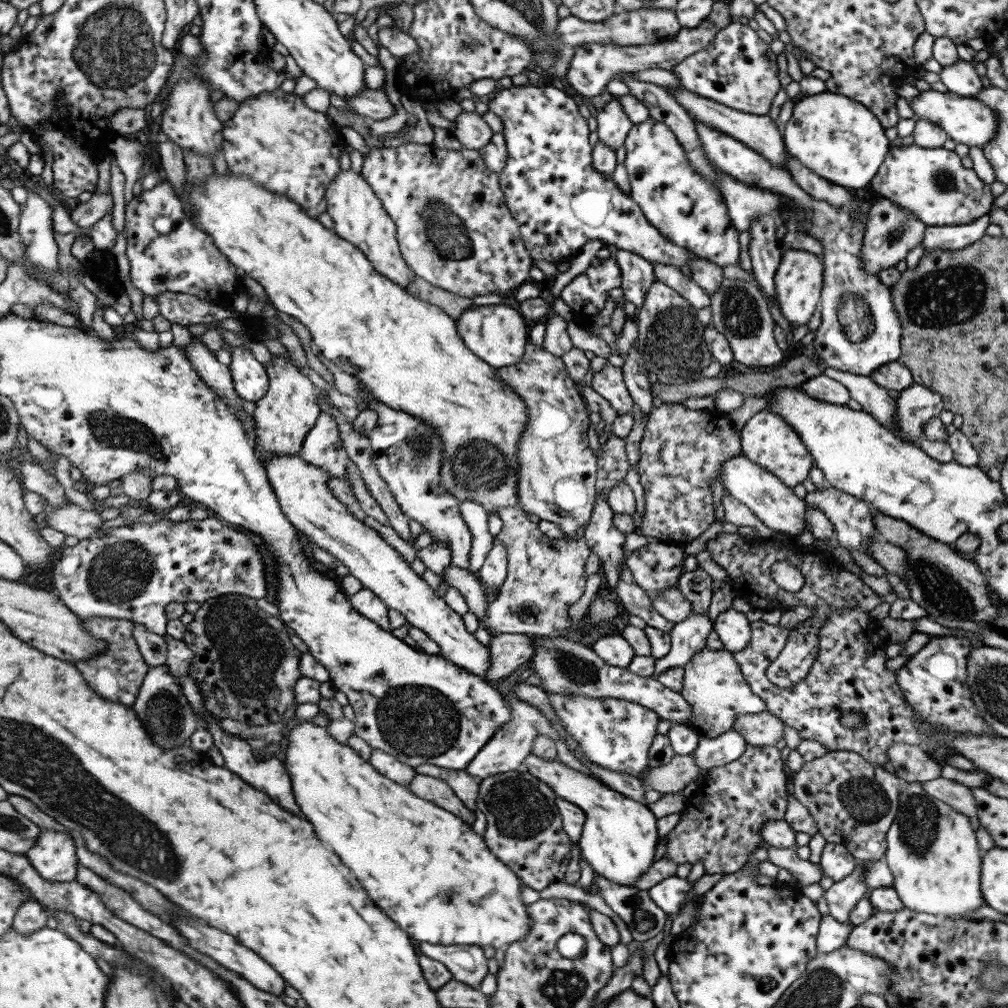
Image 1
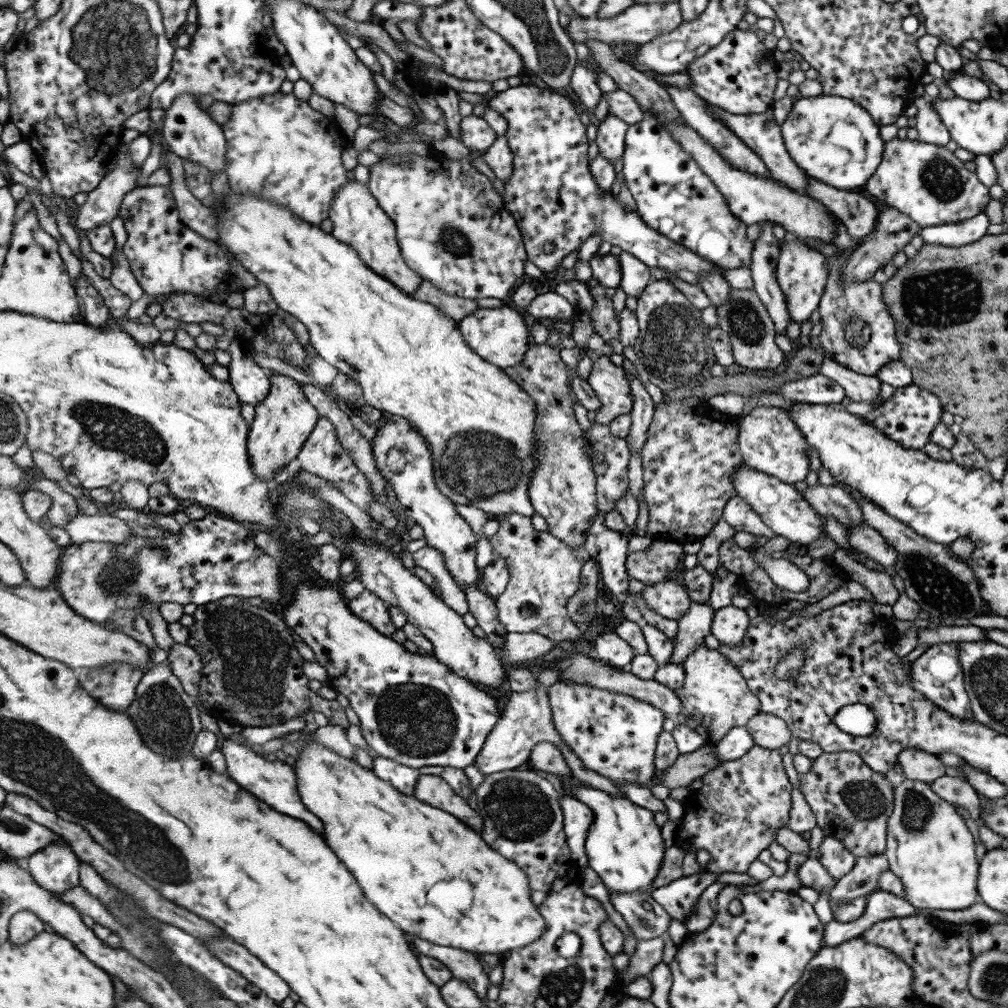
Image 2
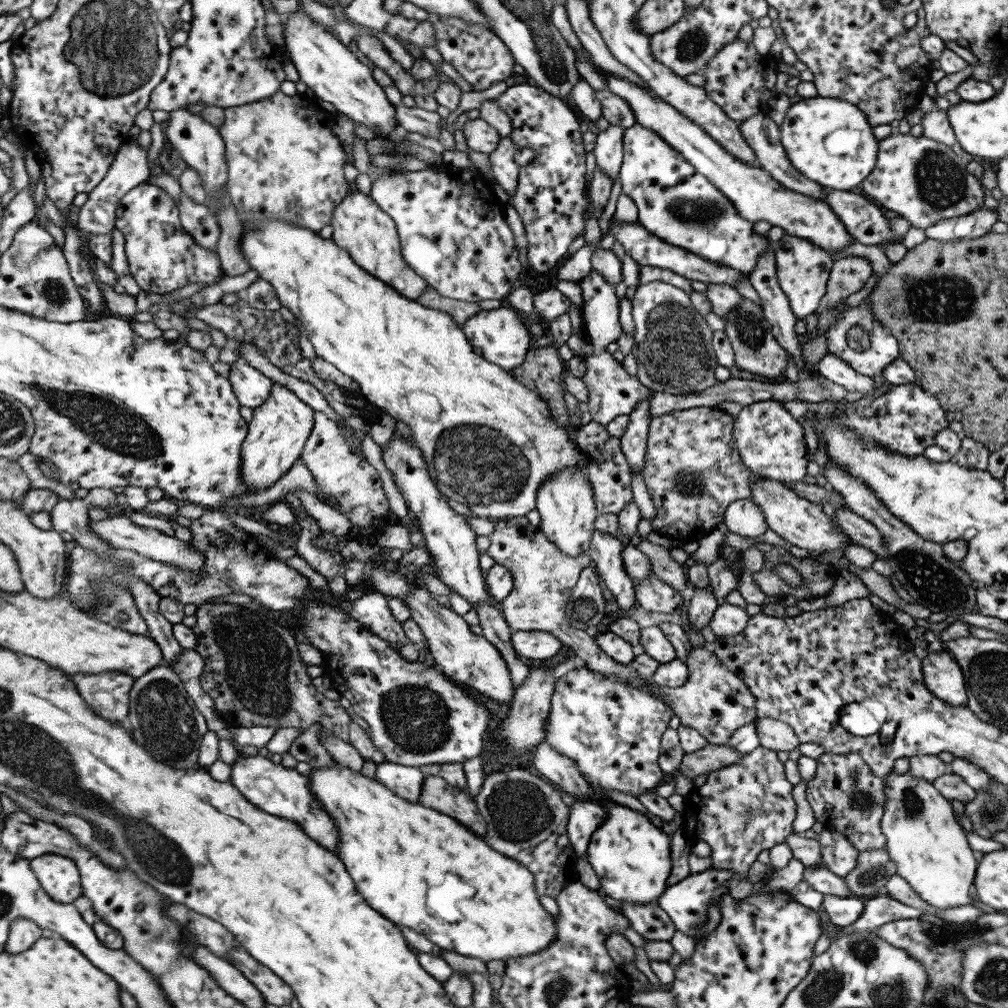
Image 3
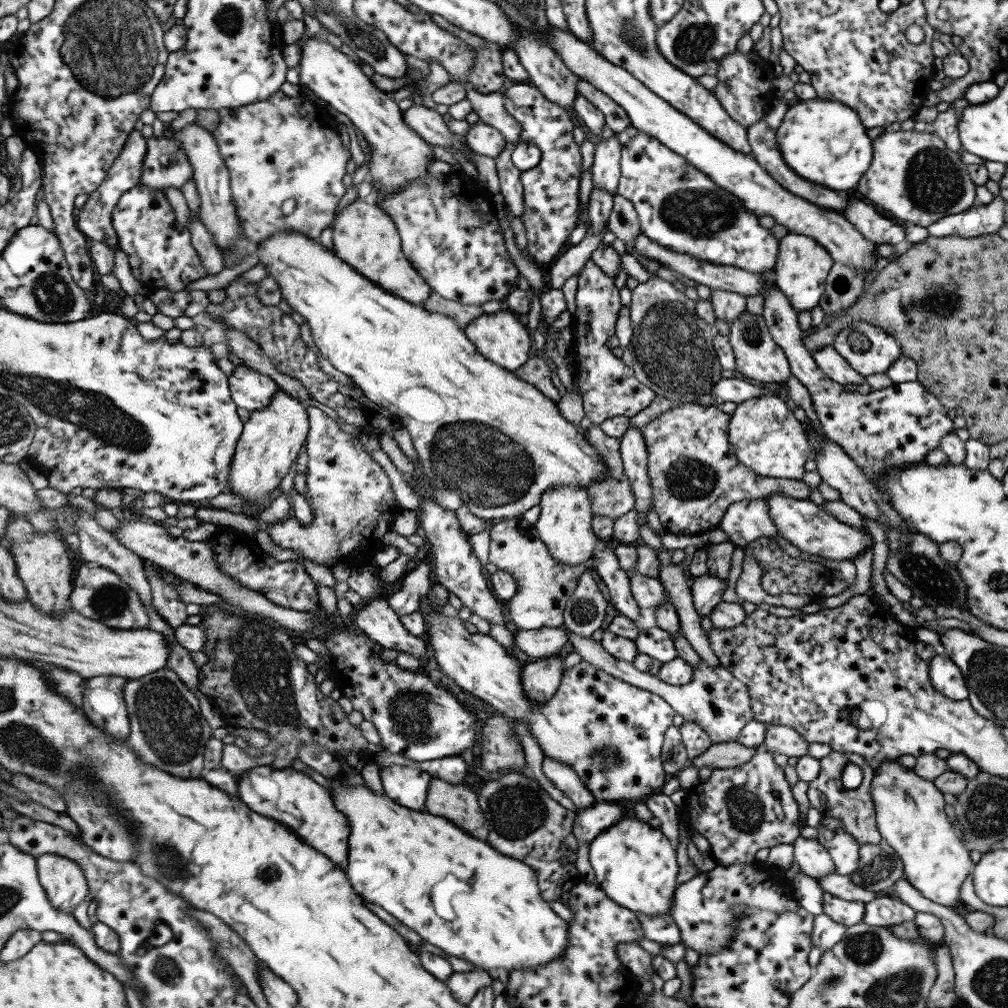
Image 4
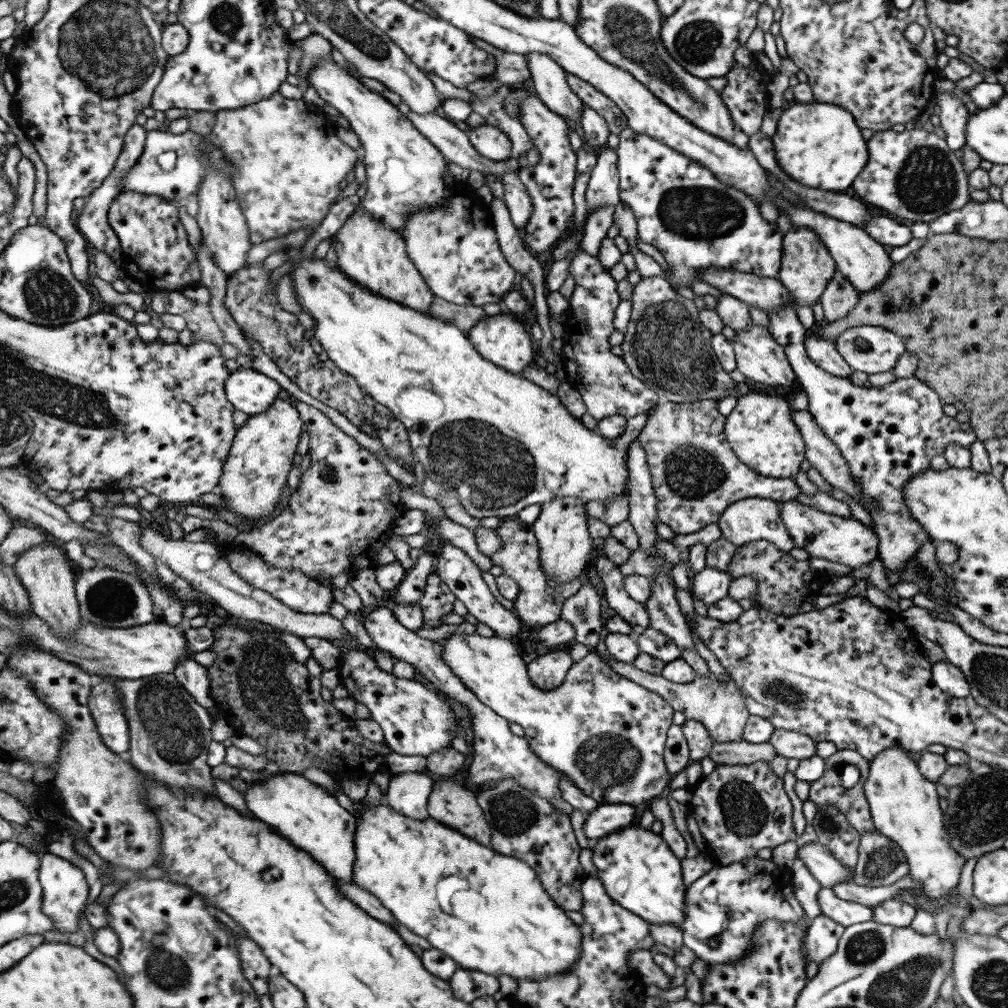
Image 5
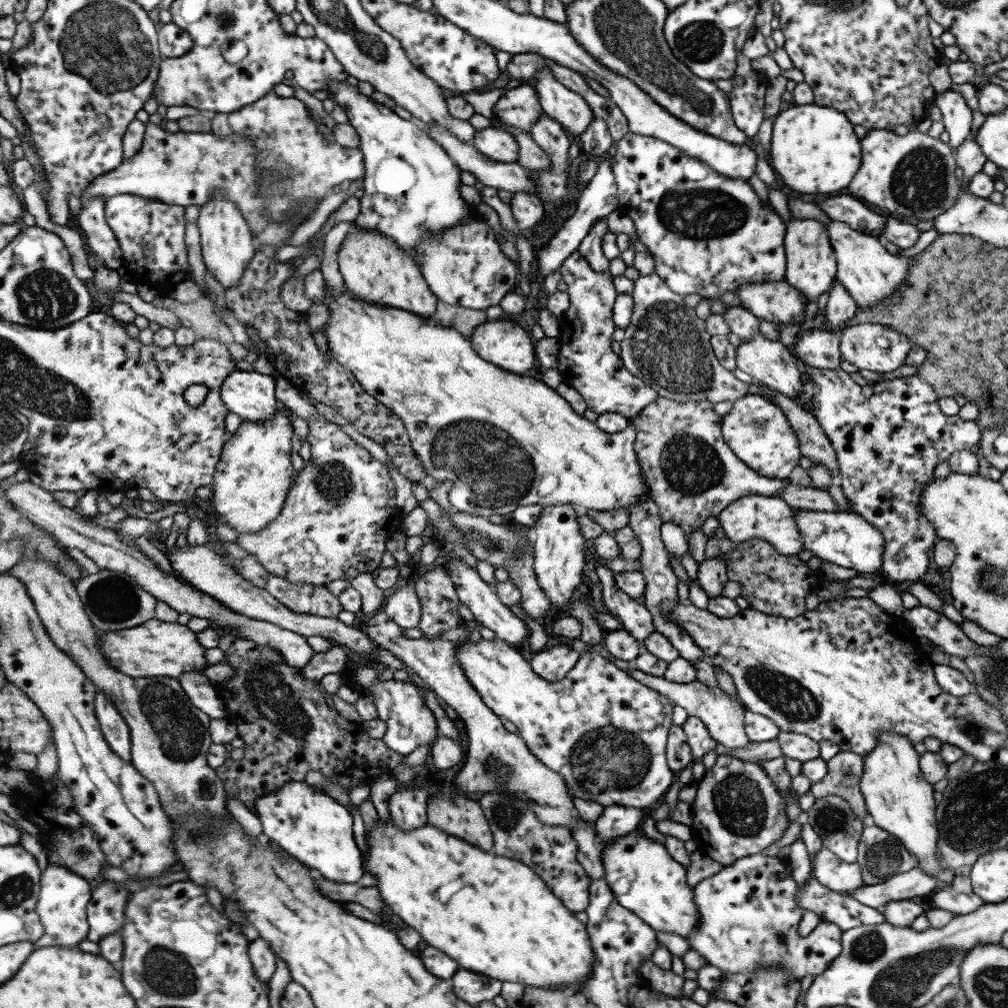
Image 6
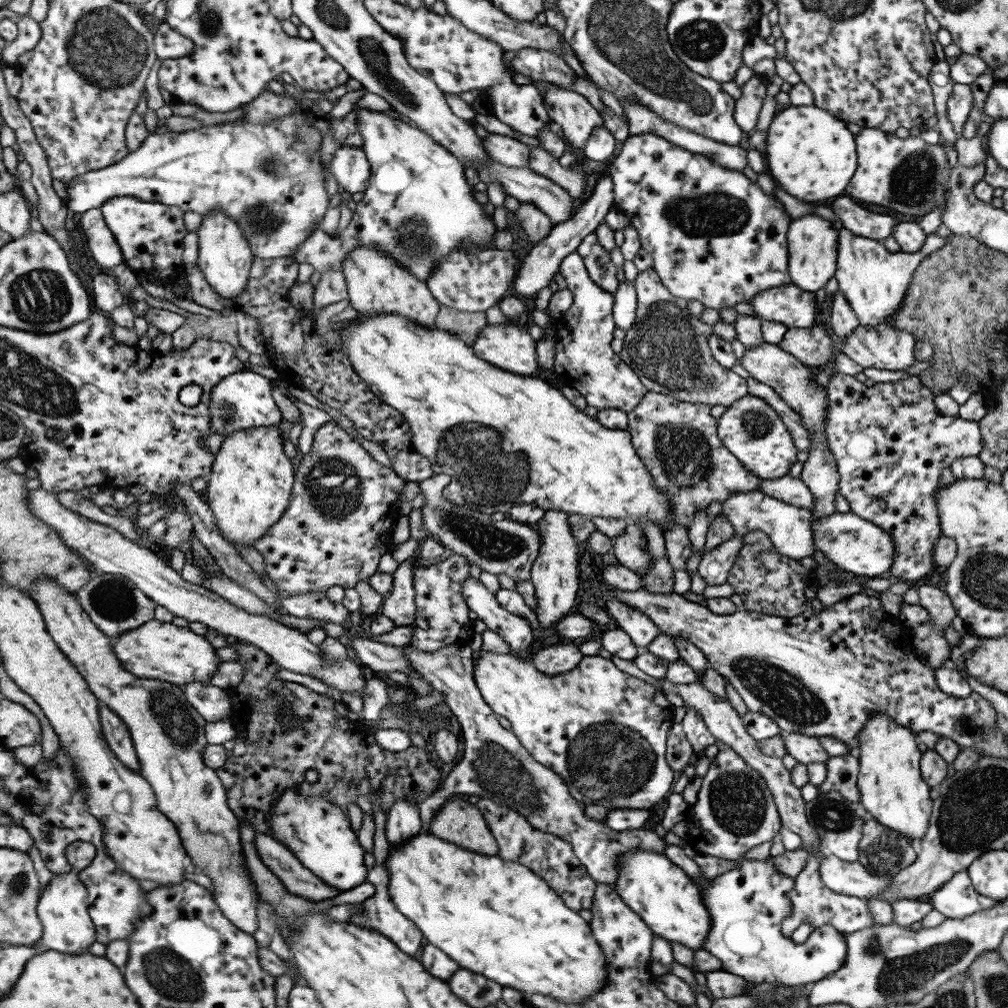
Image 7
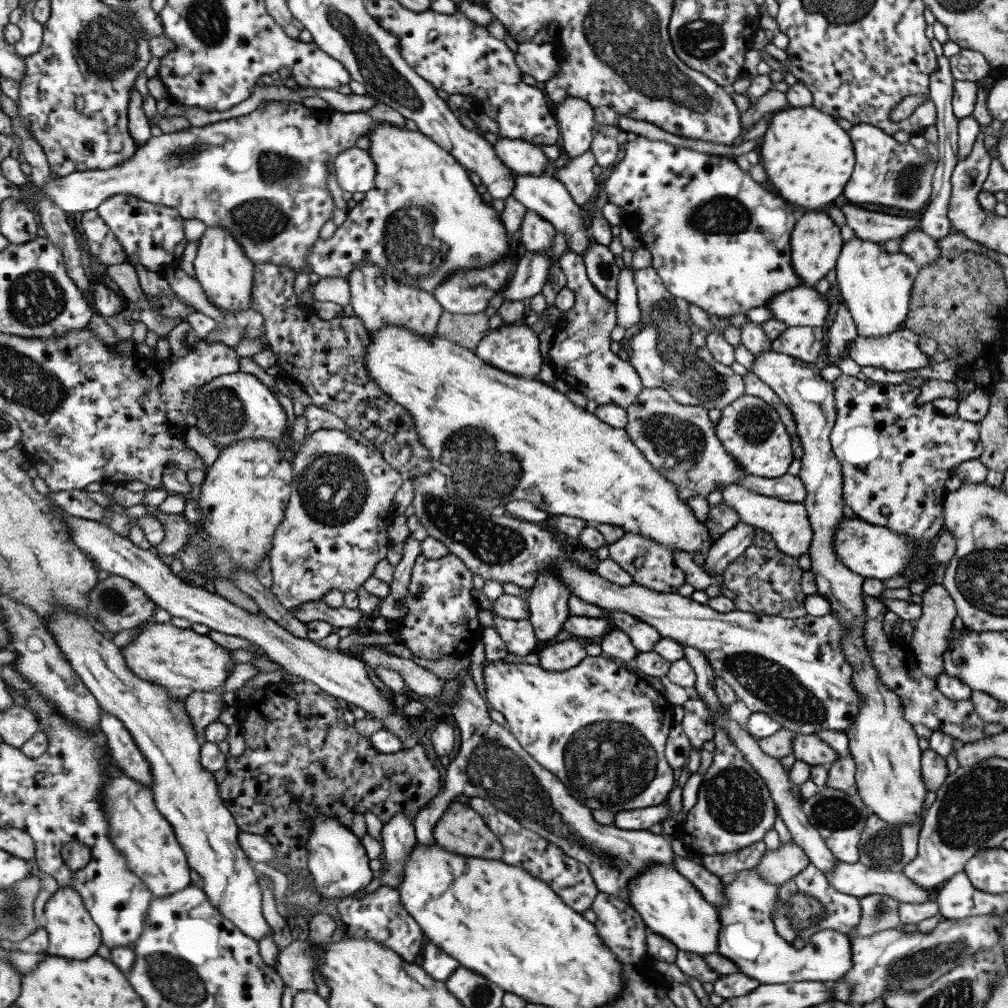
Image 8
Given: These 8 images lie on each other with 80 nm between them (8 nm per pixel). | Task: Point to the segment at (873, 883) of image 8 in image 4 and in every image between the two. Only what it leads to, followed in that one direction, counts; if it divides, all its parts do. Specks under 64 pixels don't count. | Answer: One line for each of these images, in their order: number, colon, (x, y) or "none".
4: (812, 858)
5: (822, 865)
6: (830, 871)
7: (847, 878)

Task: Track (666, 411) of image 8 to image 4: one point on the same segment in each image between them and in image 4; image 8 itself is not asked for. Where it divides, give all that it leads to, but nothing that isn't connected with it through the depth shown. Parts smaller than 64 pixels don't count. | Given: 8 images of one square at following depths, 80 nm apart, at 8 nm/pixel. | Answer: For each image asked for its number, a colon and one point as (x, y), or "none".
4: (694, 475)
5: (694, 474)
6: (690, 473)
7: (676, 440)

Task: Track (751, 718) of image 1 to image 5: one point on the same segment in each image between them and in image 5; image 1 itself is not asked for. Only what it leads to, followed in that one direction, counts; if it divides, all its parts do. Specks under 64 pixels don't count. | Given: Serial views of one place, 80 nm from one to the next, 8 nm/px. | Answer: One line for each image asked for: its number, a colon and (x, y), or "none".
2: (769, 732)
3: (774, 735)
4: (779, 740)
5: (788, 744)

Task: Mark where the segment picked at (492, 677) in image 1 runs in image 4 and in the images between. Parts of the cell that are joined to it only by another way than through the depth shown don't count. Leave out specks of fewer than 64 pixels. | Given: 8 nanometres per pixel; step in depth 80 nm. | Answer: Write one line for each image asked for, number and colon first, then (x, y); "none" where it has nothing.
2: (517, 647)
3: (538, 644)
4: (537, 643)

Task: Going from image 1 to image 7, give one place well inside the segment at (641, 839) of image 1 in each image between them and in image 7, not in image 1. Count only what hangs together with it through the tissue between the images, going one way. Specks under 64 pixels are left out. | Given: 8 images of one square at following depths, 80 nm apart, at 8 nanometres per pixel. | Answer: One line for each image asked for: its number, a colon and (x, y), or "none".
2: (623, 845)
3: (631, 857)
4: (635, 865)
5: (638, 870)
6: (644, 879)
7: (666, 899)

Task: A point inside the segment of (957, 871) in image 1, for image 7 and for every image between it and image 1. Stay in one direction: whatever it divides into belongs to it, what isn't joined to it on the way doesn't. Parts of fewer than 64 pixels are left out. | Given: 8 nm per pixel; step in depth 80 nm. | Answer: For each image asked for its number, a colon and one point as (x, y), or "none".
2: (928, 847)
3: (929, 849)
4: (909, 812)
5: (903, 806)
6: (899, 801)
7: (890, 787)

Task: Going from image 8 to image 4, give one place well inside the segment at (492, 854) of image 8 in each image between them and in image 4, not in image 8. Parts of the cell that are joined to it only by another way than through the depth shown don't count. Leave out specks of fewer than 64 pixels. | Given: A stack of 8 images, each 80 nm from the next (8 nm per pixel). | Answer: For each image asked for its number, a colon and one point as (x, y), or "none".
4: (457, 803)
5: (449, 803)
6: (462, 818)
7: (458, 822)

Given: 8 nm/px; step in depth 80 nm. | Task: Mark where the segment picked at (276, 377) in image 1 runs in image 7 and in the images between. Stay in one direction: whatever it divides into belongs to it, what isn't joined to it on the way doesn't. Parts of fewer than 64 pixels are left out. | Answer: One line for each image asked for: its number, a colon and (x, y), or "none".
2: (283, 422)
3: (278, 433)
4: (273, 437)
5: (255, 474)
6: (255, 476)
7: (250, 485)

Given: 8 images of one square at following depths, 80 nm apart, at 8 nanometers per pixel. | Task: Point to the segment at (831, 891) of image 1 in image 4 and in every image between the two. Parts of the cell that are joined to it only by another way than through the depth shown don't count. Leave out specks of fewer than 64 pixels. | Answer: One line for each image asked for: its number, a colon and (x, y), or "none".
2: (862, 879)
3: (873, 867)
4: (878, 867)

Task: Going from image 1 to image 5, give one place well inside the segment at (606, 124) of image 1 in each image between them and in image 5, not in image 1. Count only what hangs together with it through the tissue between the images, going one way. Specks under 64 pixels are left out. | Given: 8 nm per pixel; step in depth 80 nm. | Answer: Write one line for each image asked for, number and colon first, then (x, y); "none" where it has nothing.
2: (609, 139)
3: (607, 150)
4: (605, 170)
5: (602, 188)

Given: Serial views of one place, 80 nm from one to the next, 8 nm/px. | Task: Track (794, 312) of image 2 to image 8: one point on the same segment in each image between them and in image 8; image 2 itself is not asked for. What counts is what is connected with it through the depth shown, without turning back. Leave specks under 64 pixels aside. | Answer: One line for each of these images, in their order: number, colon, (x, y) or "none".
3: (802, 271)
4: (801, 267)
5: (806, 267)
6: (810, 267)
7: (811, 242)
8: (815, 242)

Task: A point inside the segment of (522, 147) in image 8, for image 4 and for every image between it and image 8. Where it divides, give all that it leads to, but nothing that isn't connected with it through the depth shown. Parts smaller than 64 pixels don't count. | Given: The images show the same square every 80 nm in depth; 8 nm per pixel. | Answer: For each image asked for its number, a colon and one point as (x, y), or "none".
4: (481, 138)
5: (490, 142)
6: (500, 146)
7: (508, 151)

